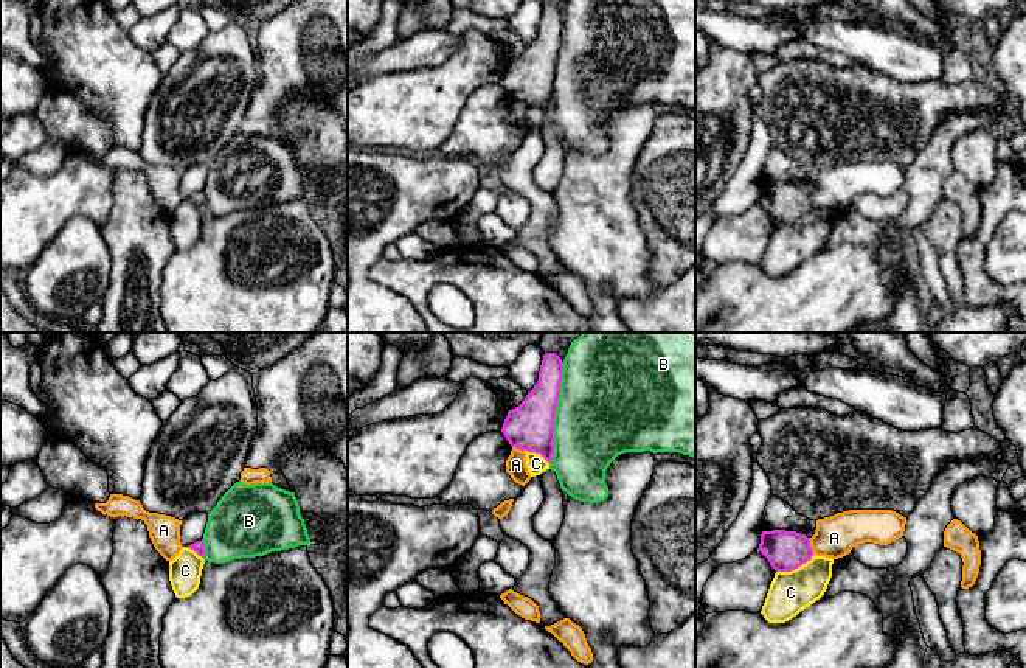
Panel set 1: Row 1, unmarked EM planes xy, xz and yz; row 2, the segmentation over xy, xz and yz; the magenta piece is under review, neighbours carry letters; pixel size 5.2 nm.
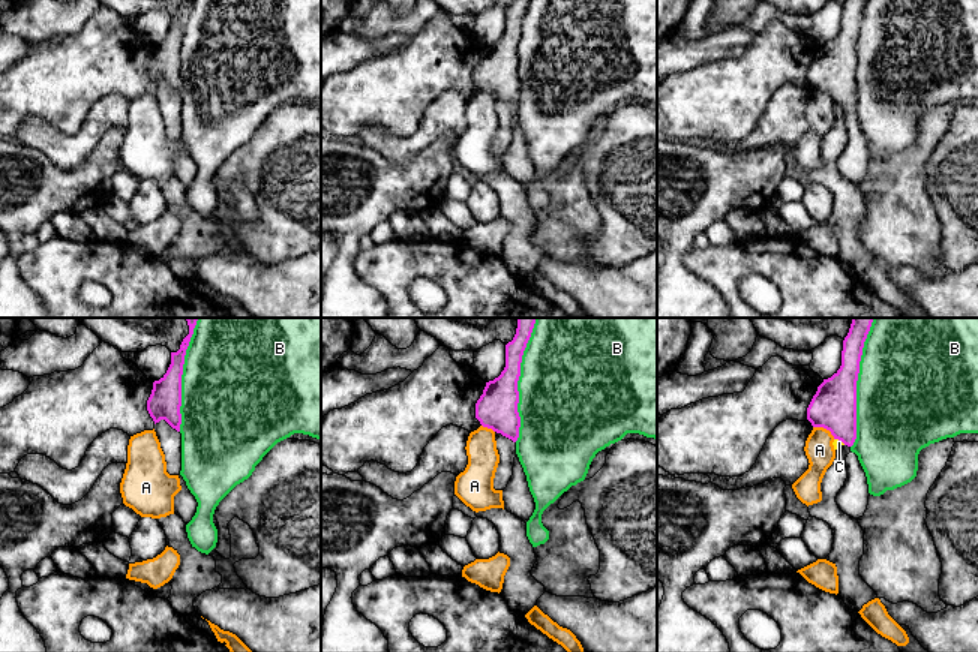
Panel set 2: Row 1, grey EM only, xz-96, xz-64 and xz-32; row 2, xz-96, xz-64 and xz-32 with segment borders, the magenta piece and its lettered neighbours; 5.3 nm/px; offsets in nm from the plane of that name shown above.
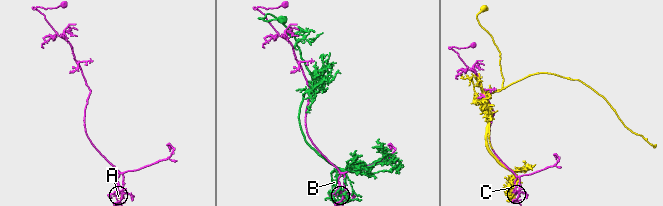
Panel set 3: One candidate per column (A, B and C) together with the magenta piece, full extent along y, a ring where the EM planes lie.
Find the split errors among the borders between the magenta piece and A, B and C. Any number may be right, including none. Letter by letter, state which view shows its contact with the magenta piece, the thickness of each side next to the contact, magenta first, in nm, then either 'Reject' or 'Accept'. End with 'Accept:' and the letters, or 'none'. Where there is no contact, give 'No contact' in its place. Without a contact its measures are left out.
A: Touches magenta in yz. Thickness 200 nm (magenta) against 220 nm. Reject
B: Touches magenta in xz. Thickness 240 nm (magenta) against 480 nm. Reject
C: Touches magenta in yz. Thickness 200 nm (magenta) against 220 nm. Reject
Accept: none

